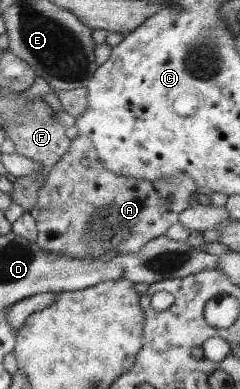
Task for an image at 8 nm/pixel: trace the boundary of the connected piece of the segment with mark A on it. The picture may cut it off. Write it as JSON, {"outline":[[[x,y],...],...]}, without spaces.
{"outline":[[[77,134],[71,141],[69,149],[45,175],[41,187],[37,189],[35,205],[28,213],[35,219],[37,235],[35,243],[54,254],[67,258],[77,258],[82,262],[108,262],[115,256],[136,254],[151,239],[163,236],[165,231],[177,223],[179,213],[189,207],[189,199],[196,193],[195,182],[185,174],[163,176],[158,180],[143,180],[117,176],[103,168],[99,162],[91,140],[85,134]]]}

